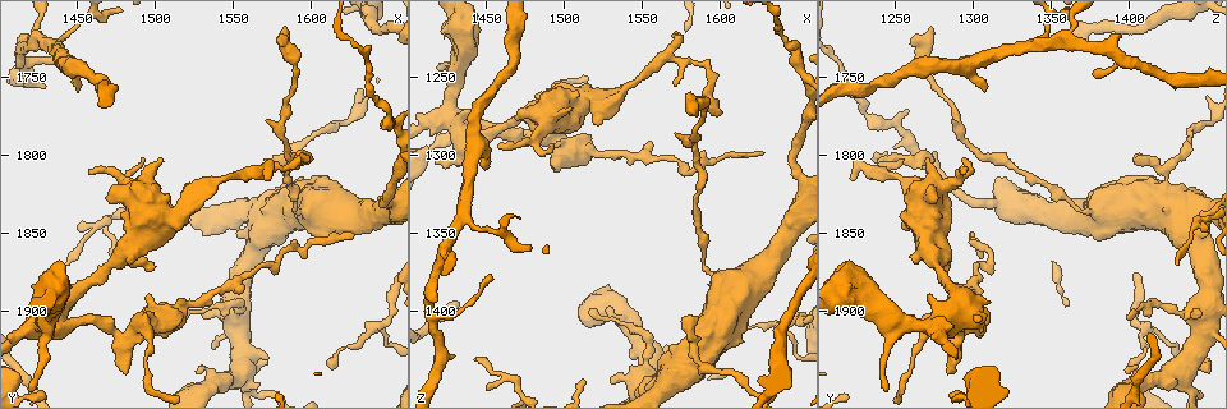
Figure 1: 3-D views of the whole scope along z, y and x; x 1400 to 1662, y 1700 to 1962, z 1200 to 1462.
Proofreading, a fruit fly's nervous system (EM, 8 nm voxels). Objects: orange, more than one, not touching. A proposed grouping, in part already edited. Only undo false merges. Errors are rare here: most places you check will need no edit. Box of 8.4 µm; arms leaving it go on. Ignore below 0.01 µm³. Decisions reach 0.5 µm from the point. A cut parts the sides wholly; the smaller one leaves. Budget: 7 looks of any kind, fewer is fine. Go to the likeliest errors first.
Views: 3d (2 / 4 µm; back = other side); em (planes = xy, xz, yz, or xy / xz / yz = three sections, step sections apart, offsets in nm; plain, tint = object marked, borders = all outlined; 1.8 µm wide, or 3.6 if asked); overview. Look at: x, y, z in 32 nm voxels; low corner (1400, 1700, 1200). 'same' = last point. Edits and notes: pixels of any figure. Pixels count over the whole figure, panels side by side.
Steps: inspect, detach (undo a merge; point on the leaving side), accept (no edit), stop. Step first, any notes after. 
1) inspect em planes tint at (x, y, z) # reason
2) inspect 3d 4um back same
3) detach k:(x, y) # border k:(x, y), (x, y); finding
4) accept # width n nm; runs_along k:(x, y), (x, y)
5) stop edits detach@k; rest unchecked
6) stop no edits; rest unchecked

inspect 3d 4um back at (1570, 1838, 1446) # thick turns thin

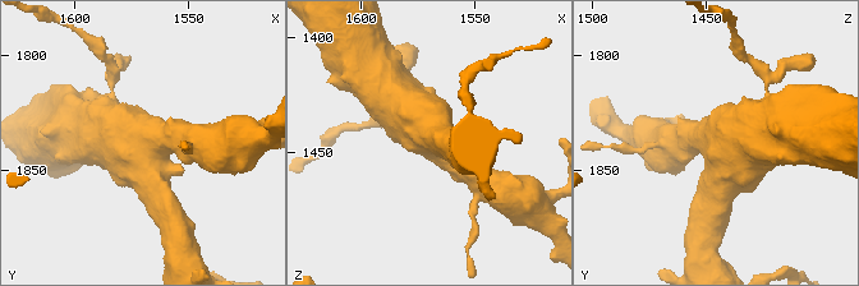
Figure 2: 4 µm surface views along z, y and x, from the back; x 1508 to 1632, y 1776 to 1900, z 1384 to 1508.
inspect em 3.6um planes tint at (1569, 1838, 1443)

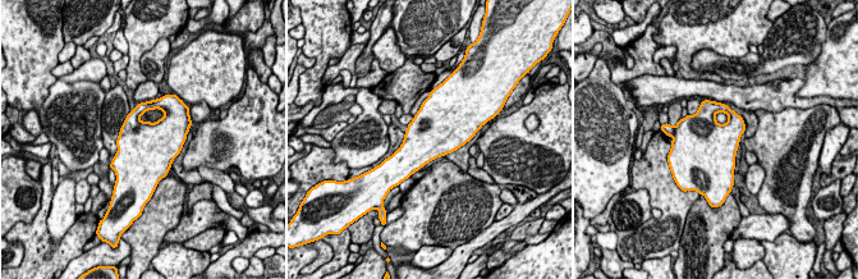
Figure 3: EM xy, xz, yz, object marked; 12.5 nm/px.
accept # width 650 nm; one neuron here

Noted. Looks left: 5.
inspect em 3.6um planes plain at (1556, 1944, 1434) # abrupt turn

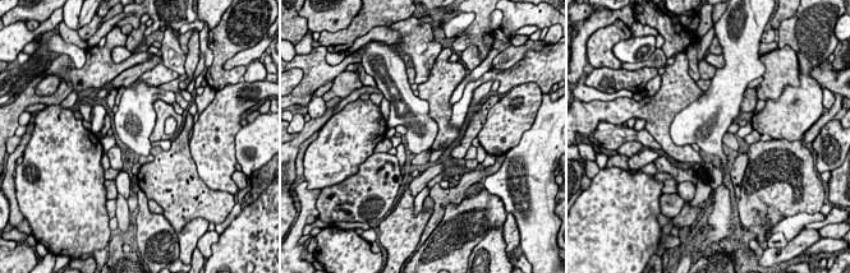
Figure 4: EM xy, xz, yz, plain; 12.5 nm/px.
inspect em 3.6um planes tint same # where the object lies

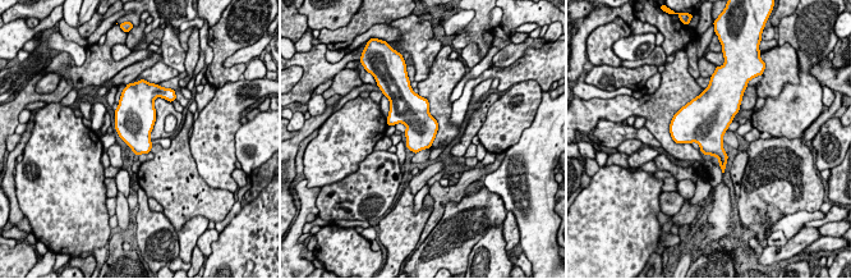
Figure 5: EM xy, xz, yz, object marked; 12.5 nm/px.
accept # all the same neuron

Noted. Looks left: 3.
inspect em planes tint at (1456, 1850, 1440) # narrows sharply

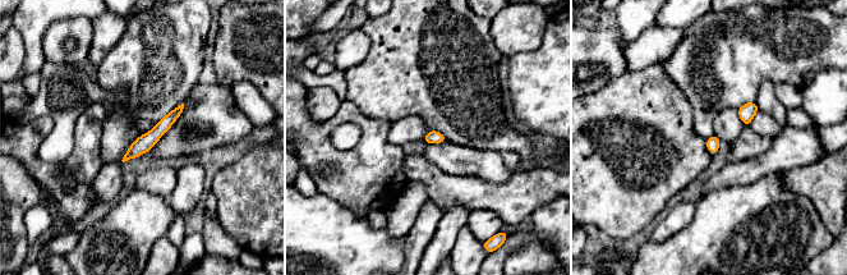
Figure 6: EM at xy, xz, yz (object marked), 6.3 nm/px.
accept # continuous, no second neuron

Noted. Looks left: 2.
stop no edits; rest unchecked

